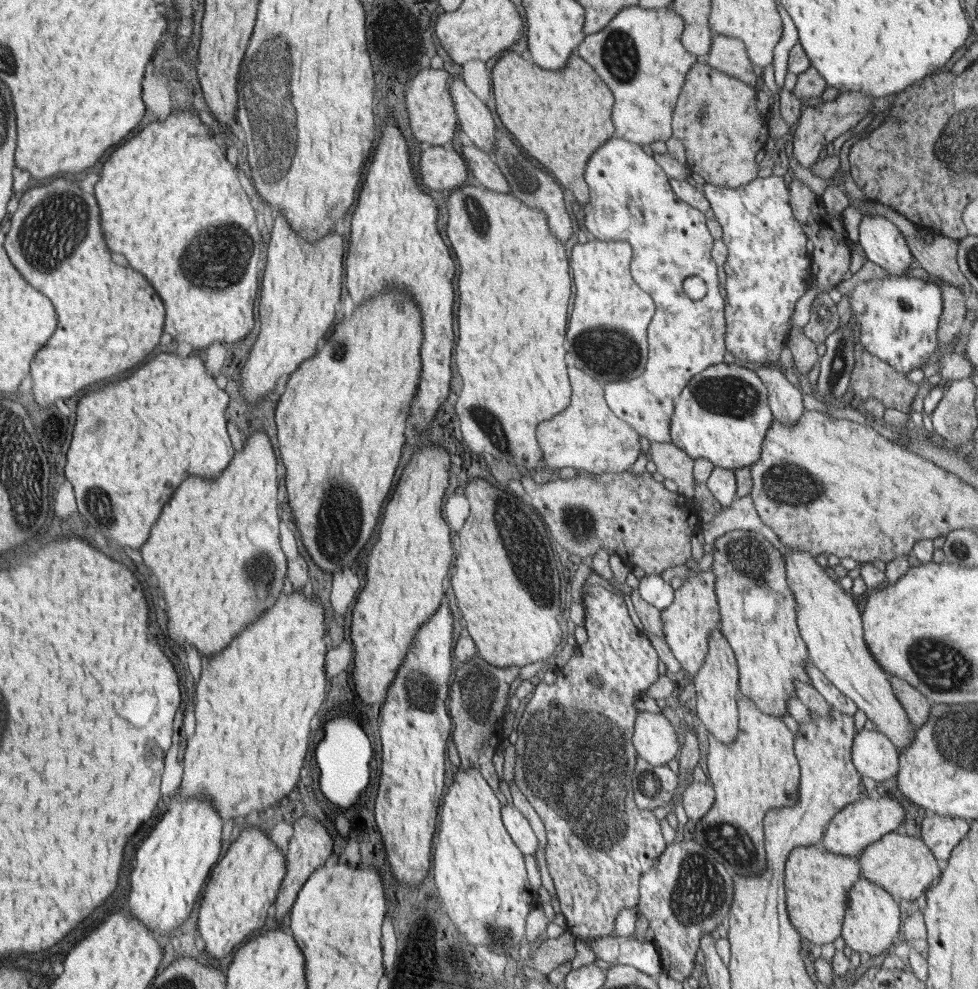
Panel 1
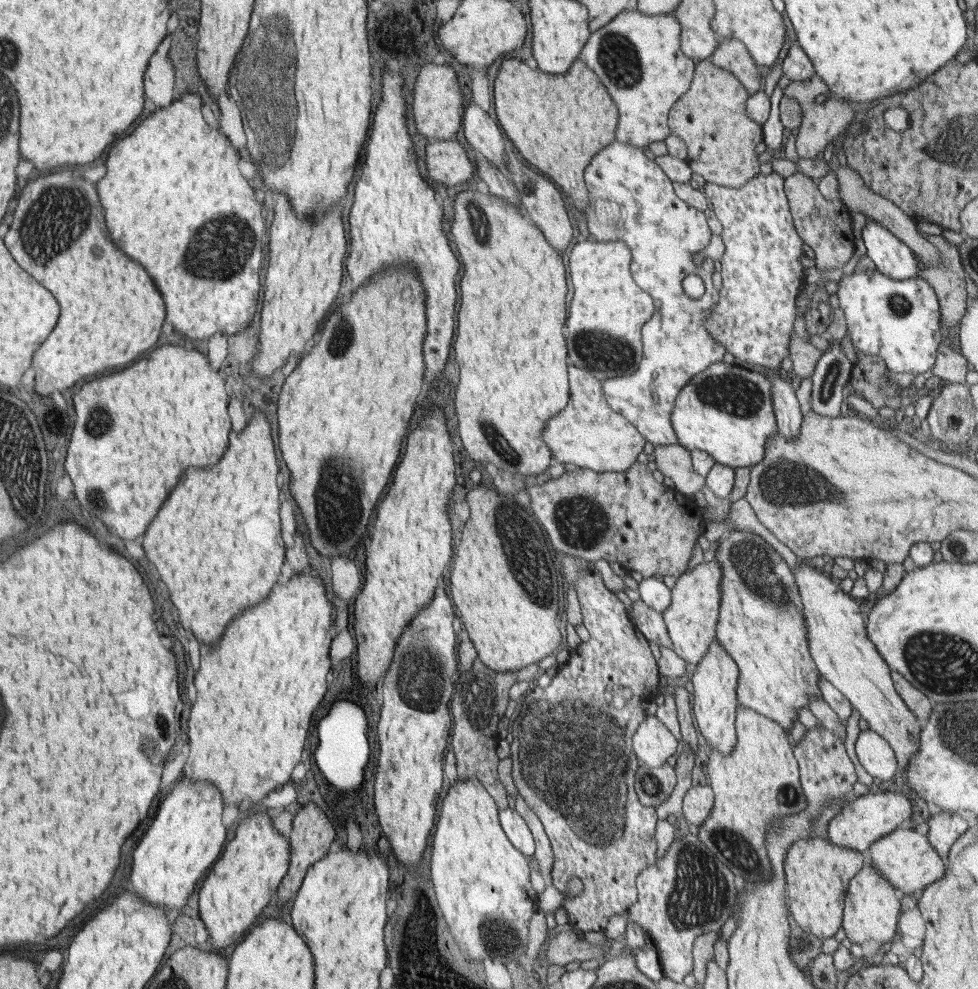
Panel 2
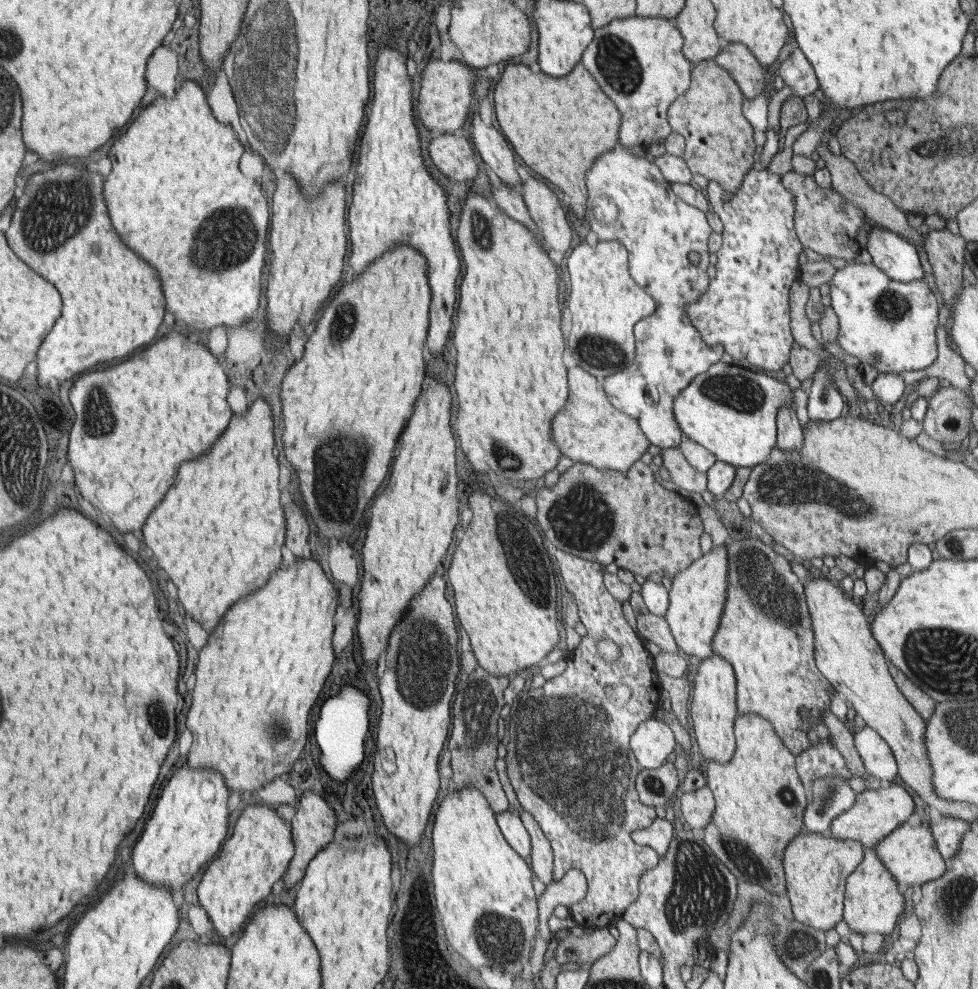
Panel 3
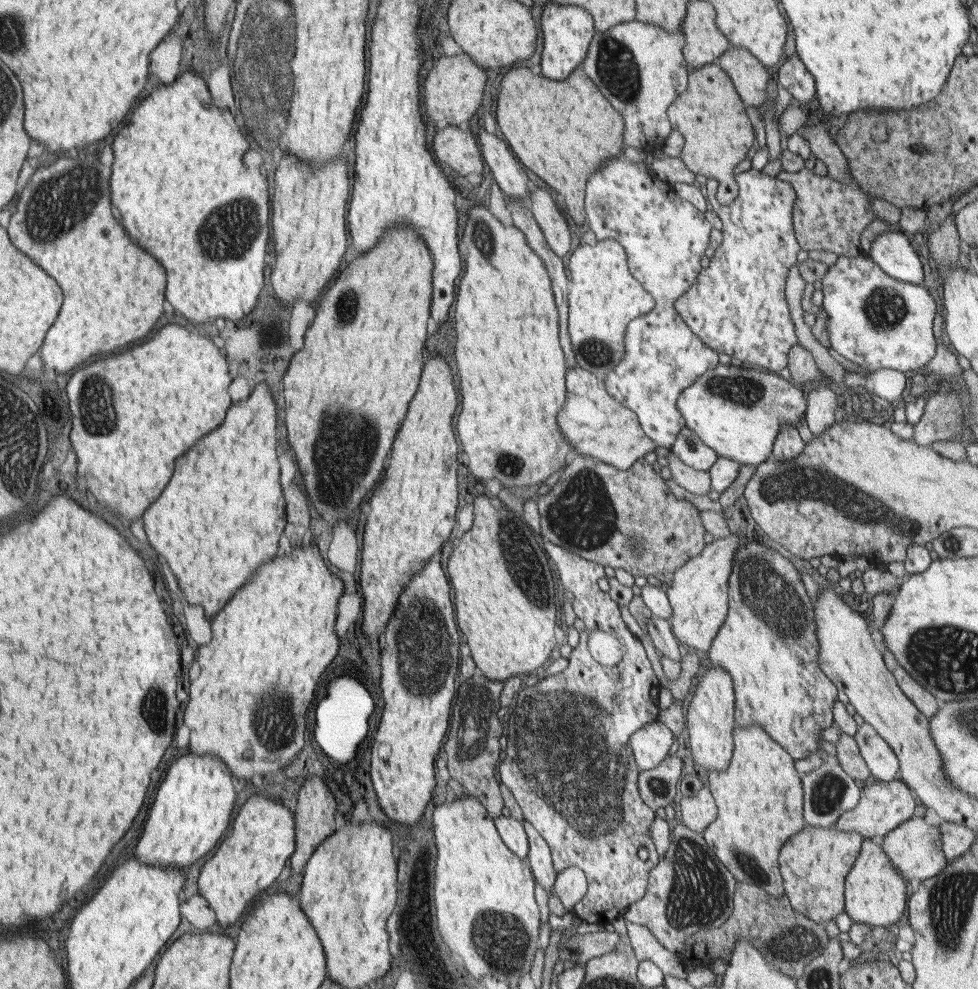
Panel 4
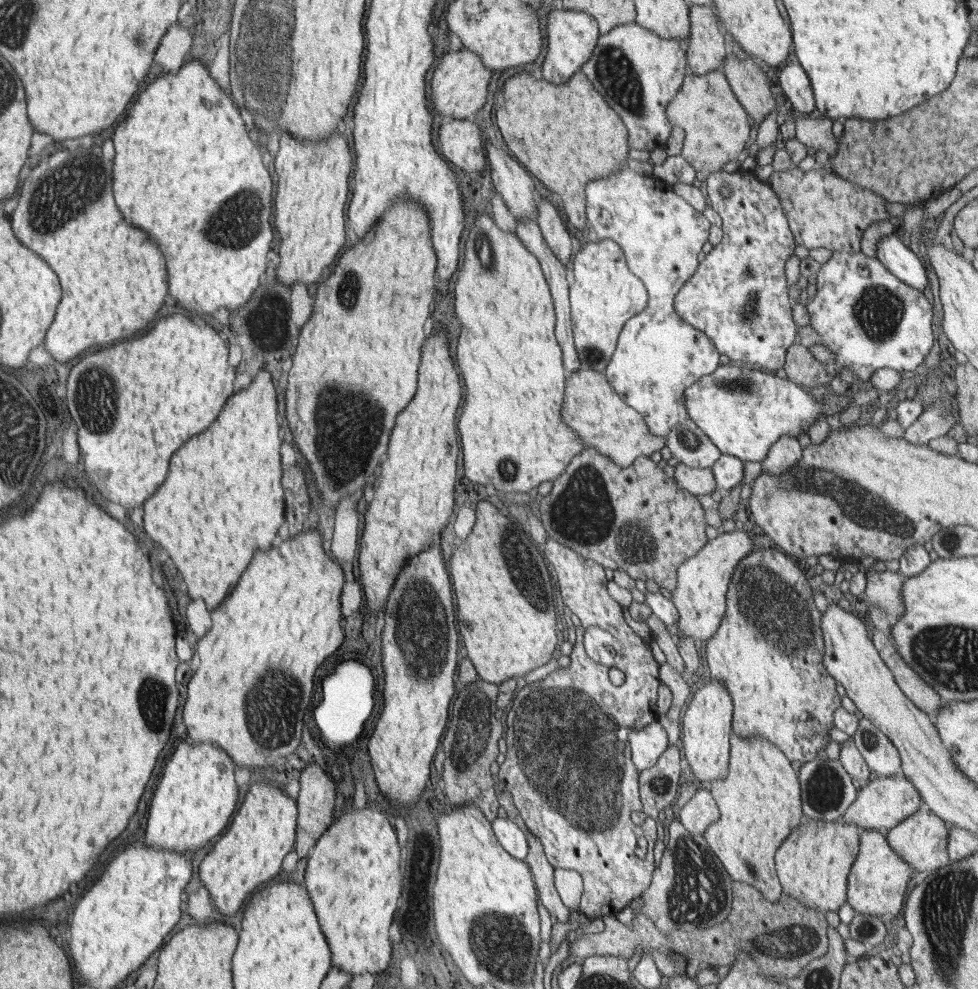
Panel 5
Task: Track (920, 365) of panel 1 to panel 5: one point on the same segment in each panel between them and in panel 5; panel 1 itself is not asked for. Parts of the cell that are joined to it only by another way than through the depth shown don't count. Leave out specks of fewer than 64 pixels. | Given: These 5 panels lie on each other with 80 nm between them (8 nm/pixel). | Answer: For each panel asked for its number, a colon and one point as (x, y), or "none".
2: (898, 320)
3: (891, 325)
4: (876, 321)
5: (870, 319)

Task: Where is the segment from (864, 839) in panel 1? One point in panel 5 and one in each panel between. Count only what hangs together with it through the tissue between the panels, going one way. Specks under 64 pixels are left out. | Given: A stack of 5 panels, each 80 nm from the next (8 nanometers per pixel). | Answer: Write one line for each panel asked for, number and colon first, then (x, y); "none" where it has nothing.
2: (863, 820)
3: (876, 813)
4: (883, 806)
5: (884, 802)

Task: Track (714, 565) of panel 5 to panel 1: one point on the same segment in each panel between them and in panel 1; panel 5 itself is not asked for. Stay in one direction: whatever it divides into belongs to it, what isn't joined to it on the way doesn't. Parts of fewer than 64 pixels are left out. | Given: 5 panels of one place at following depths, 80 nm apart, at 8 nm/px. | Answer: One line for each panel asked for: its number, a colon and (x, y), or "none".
1: (687, 622)
2: (691, 619)
3: (698, 594)
4: (698, 594)

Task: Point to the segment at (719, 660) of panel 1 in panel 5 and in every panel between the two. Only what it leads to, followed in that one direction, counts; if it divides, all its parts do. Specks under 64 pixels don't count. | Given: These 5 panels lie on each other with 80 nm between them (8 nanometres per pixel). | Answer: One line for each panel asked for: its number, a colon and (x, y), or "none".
2: (714, 704)
3: (712, 715)
4: (710, 721)
5: (706, 728)

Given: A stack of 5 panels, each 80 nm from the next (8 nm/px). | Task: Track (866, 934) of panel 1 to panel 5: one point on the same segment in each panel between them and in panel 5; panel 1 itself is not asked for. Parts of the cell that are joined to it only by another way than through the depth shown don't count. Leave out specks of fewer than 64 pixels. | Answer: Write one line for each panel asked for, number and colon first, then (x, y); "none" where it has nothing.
2: (872, 908)
3: (874, 901)
4: (875, 891)
5: (877, 883)

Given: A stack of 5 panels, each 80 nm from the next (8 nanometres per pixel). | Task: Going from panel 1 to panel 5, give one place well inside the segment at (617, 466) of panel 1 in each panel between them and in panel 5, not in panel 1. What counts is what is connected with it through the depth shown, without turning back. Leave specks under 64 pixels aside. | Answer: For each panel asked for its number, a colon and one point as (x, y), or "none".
2: (588, 433)
3: (593, 432)
4: (597, 426)
5: (607, 424)

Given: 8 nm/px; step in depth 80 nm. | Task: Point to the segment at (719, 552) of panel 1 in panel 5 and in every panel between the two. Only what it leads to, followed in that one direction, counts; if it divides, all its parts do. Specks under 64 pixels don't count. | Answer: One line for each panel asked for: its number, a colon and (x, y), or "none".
2: (761, 625)
3: (765, 633)
4: (768, 643)
5: (768, 650)

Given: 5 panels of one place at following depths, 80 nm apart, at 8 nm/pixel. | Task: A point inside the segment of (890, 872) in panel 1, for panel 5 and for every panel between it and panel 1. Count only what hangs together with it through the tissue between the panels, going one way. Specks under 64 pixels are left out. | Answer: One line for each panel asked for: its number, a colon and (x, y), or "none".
2: (905, 857)
3: (909, 853)
4: (915, 848)
5: (920, 840)

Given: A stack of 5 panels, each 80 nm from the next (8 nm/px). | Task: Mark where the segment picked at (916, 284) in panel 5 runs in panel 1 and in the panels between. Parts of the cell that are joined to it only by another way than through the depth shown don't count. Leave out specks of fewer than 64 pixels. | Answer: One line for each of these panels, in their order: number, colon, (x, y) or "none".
1: (883, 244)
2: (892, 257)
3: (894, 255)
4: (891, 251)

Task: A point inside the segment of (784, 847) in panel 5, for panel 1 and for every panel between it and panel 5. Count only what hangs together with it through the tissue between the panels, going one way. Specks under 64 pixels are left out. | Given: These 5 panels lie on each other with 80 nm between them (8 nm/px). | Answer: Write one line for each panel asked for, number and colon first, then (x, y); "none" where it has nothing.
1: (817, 883)
2: (817, 873)
3: (816, 866)
4: (814, 863)

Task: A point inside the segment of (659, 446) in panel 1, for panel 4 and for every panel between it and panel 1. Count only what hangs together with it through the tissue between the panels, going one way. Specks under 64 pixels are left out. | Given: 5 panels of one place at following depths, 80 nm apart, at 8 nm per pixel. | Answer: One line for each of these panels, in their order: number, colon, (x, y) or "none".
2: (674, 461)
3: (684, 476)
4: (698, 482)

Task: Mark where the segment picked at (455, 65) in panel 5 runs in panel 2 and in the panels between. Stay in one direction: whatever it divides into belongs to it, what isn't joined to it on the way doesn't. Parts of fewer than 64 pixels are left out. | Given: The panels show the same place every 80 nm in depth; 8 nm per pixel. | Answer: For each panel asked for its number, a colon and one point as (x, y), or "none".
2: (436, 101)
3: (445, 95)
4: (453, 90)

